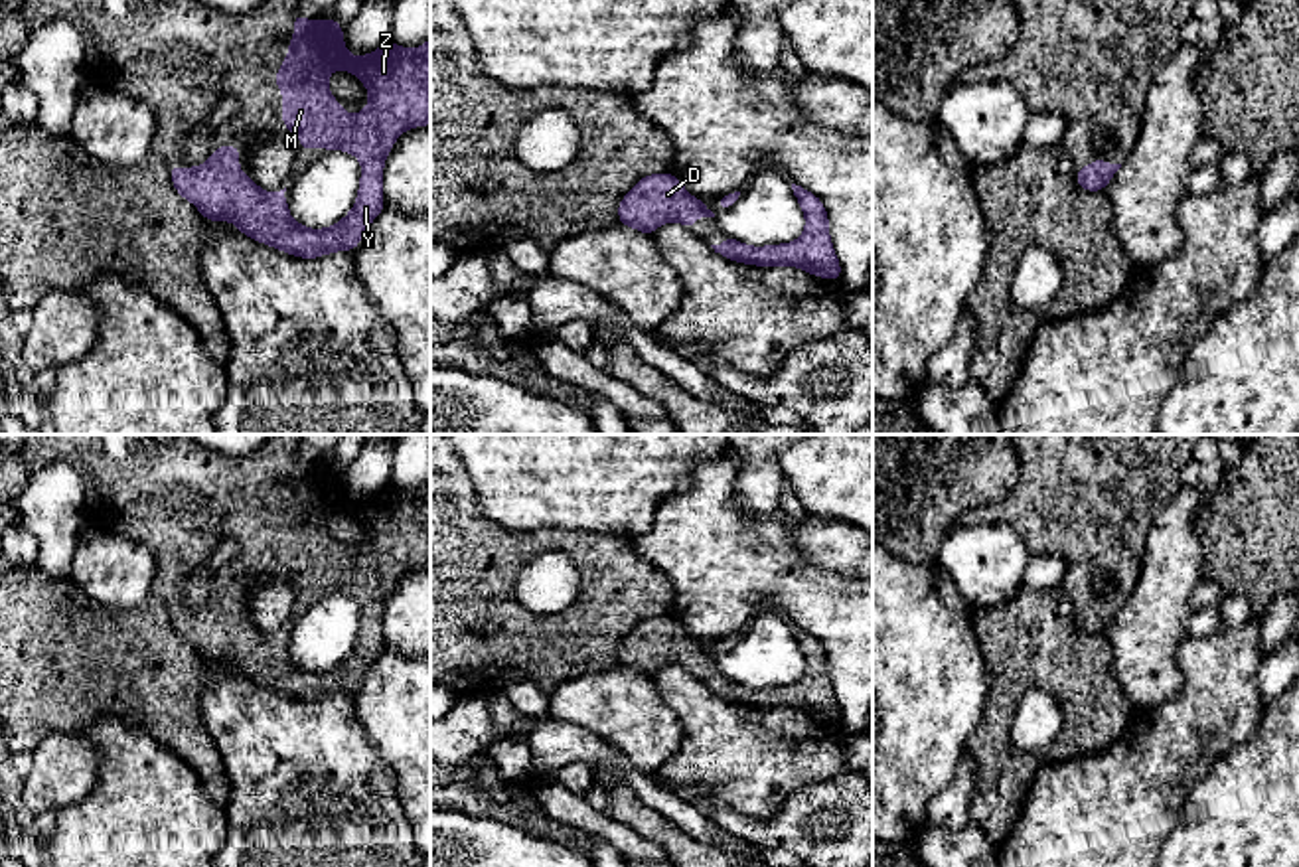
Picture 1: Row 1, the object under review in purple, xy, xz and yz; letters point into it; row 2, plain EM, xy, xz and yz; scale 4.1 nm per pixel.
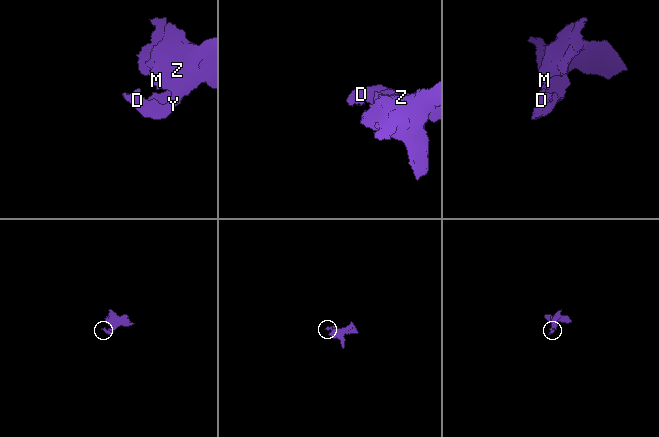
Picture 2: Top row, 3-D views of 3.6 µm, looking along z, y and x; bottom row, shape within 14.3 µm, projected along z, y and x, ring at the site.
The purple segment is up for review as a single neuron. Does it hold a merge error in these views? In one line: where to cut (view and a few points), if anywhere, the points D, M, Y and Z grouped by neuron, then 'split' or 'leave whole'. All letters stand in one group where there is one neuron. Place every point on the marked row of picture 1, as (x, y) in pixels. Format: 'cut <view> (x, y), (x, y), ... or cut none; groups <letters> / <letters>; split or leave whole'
cut none; groups D M Y Z; leave whole

